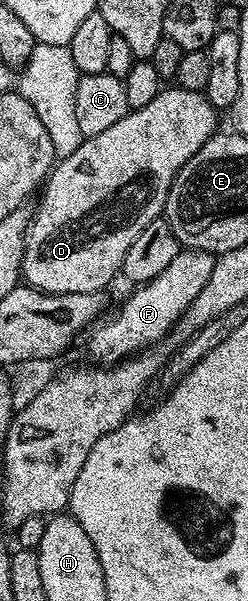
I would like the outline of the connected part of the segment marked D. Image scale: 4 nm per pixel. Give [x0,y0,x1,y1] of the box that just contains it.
[22,88,217,294]

